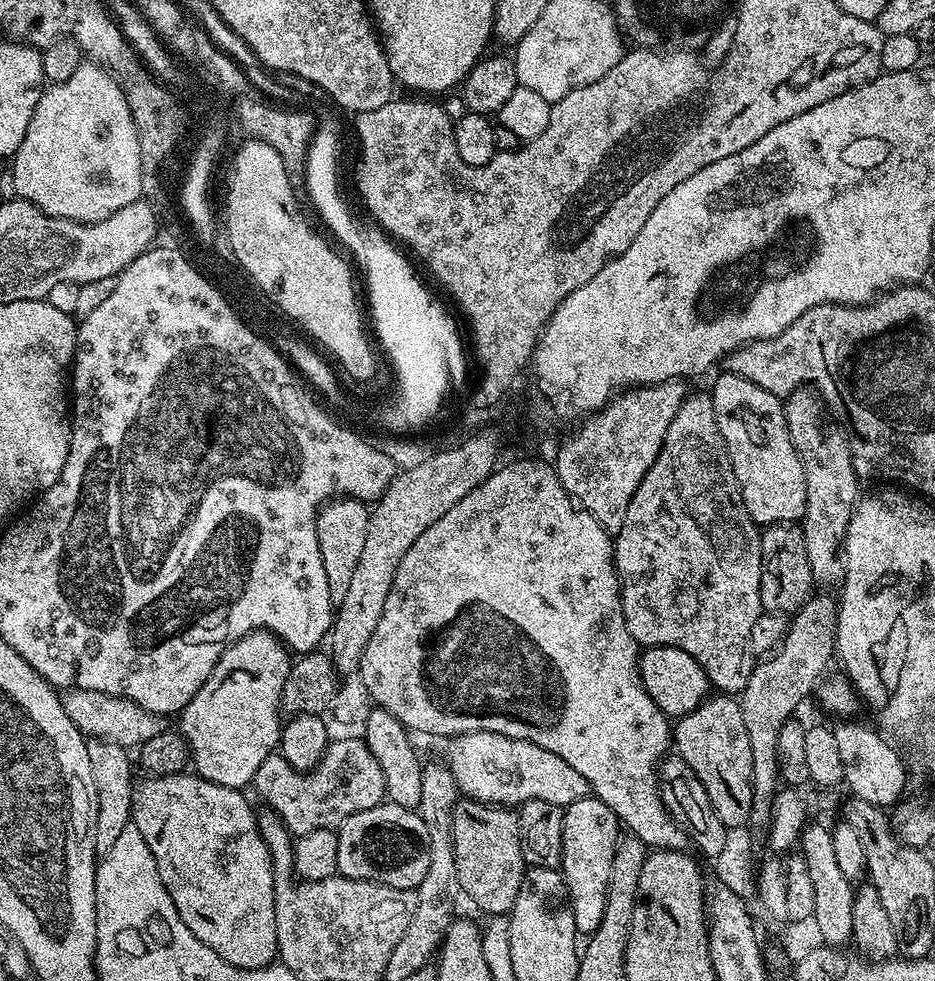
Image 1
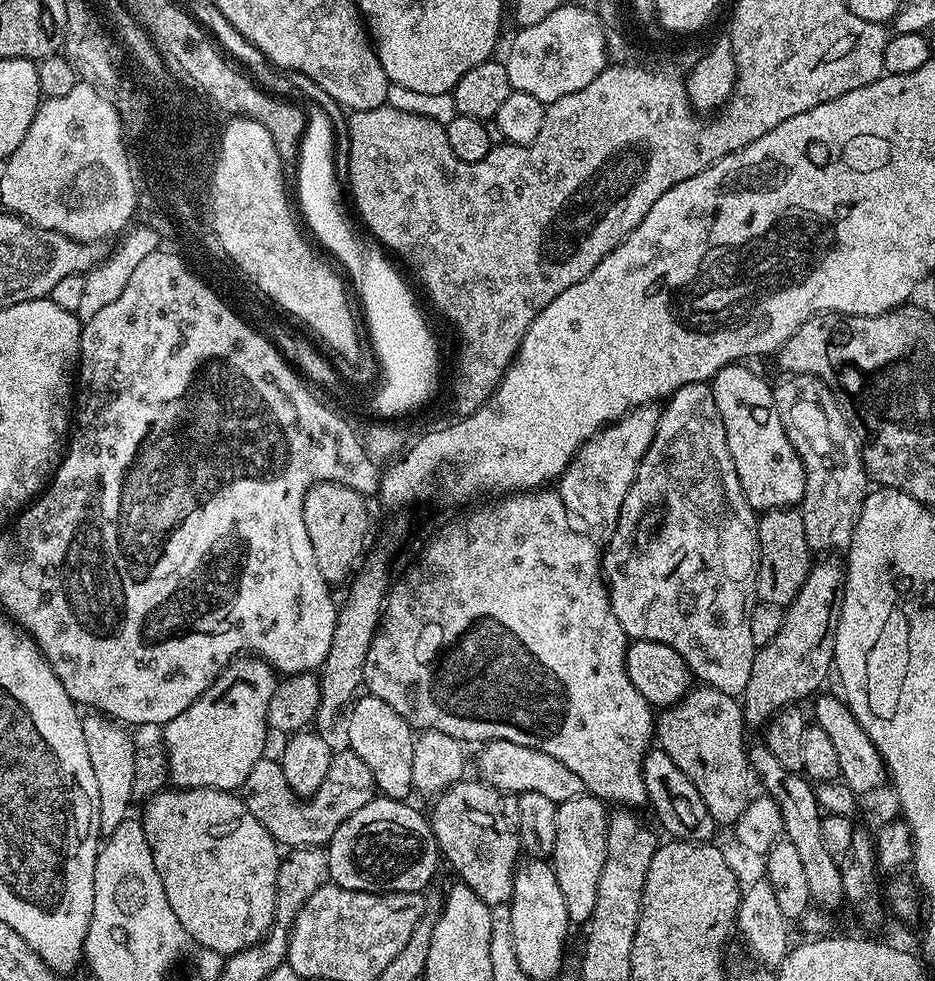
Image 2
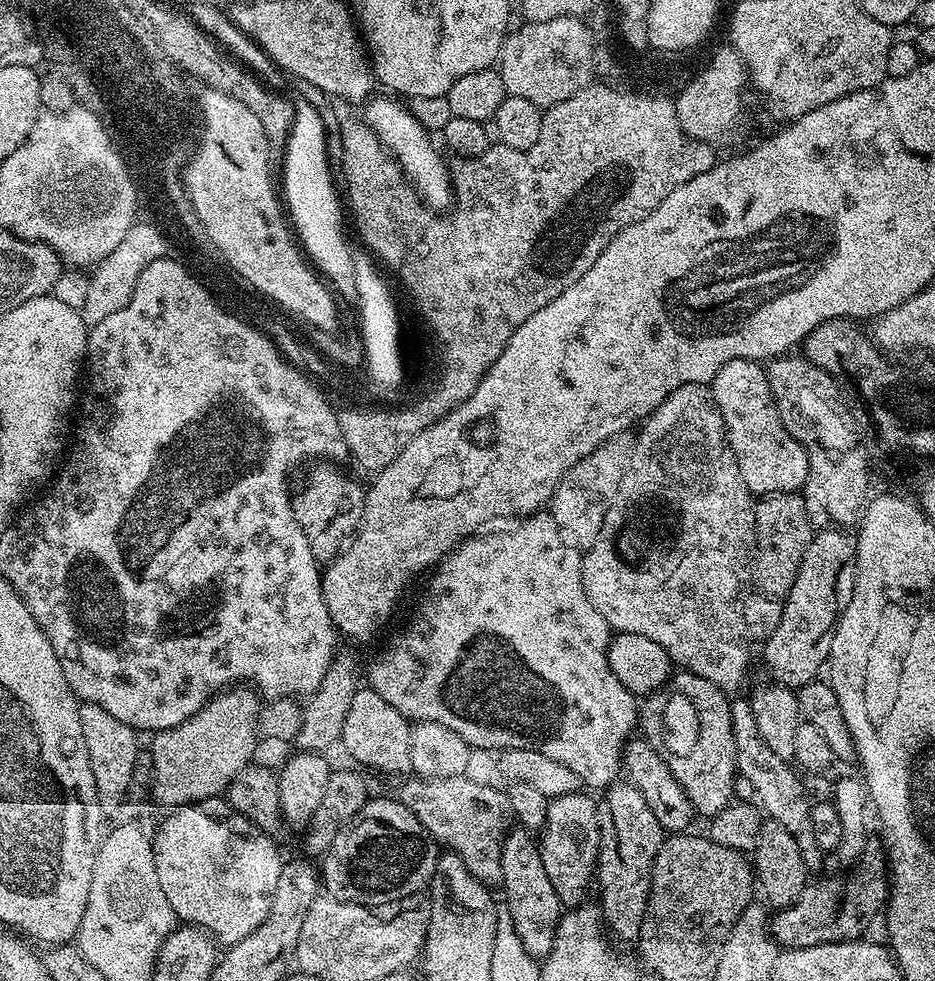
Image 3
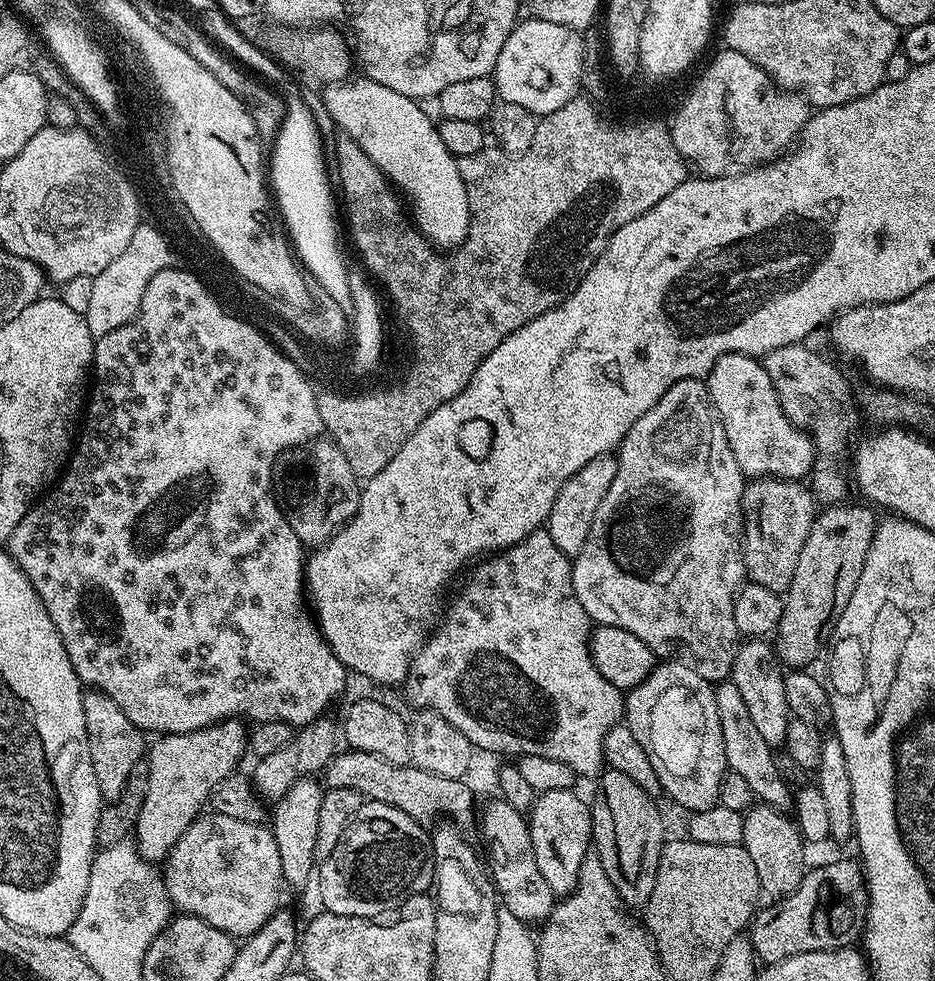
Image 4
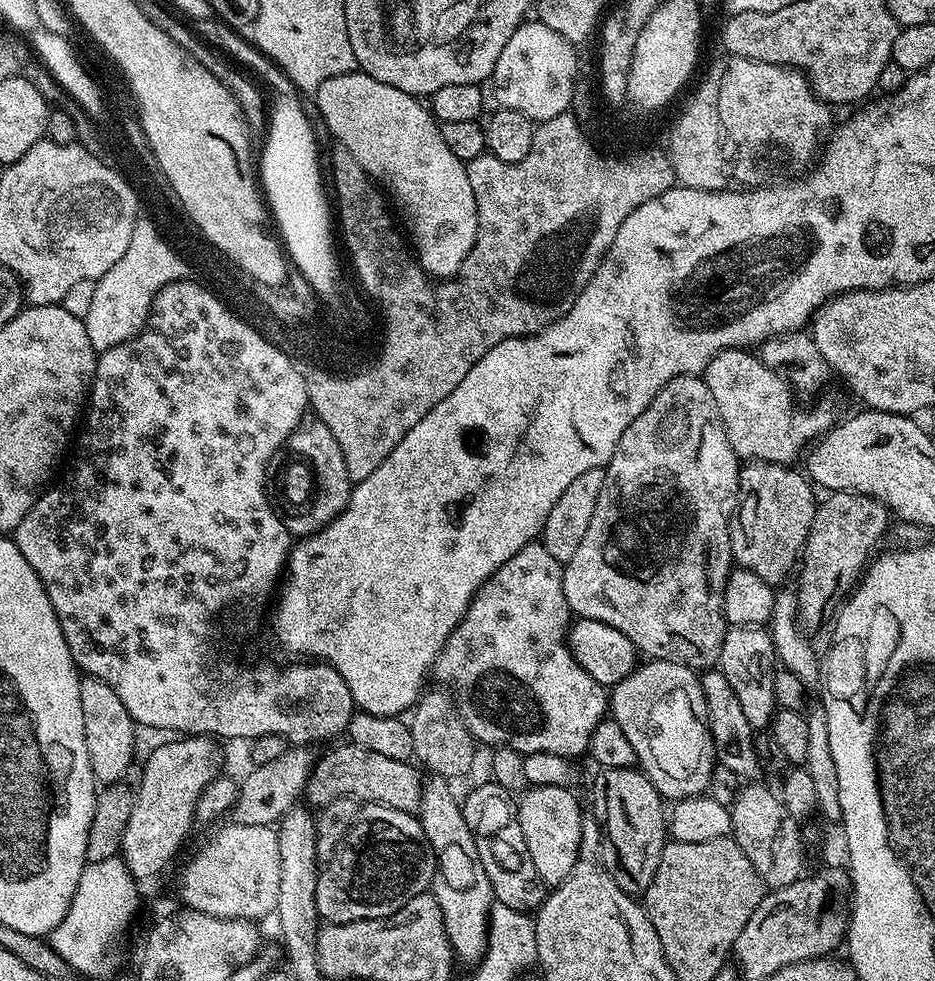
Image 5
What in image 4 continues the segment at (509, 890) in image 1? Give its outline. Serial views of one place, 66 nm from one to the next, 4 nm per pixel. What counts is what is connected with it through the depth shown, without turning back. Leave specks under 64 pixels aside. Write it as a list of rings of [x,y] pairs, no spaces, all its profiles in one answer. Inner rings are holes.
[[[337,751],[335,758],[329,762],[327,768],[323,769],[322,780],[328,788],[349,788],[359,792],[369,801],[377,800],[383,804],[392,804],[398,810],[402,810],[402,814],[413,816],[414,819],[421,822],[428,822],[431,816],[440,816],[443,812],[448,816],[468,816],[472,812],[472,792],[464,785],[463,779],[446,778],[415,766],[391,764],[386,762],[386,758],[378,758],[374,754],[365,752]]]

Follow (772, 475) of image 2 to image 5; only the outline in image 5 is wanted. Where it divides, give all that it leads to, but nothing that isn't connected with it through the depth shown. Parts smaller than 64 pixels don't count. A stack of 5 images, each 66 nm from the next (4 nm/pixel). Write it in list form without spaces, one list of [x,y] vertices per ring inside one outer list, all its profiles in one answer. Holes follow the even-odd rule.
[[[728,348],[718,353],[704,367],[702,379],[718,406],[734,454],[744,462],[761,460],[791,465],[800,451],[803,453],[838,420],[838,416],[824,404],[817,408],[799,408],[793,388],[785,377],[767,368],[759,355],[748,350]]]

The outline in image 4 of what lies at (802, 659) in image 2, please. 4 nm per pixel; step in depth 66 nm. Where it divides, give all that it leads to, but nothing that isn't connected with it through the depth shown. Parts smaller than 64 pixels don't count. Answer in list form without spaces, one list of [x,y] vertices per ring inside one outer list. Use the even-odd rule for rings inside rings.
[[[841,502],[825,507],[817,515],[816,520],[810,526],[810,534],[806,534],[802,554],[798,554],[798,567],[794,569],[794,582],[790,582],[788,591],[783,593],[784,609],[780,625],[776,627],[774,633],[774,647],[781,665],[789,669],[803,669],[823,648],[825,651],[826,641],[836,631],[838,618],[842,610],[846,610],[846,602],[850,602],[850,594],[854,594],[854,586],[858,586],[858,578],[862,578],[862,566],[866,566],[866,554],[870,550],[870,542],[876,533],[878,516],[871,512],[873,509],[867,503],[852,503]]]

